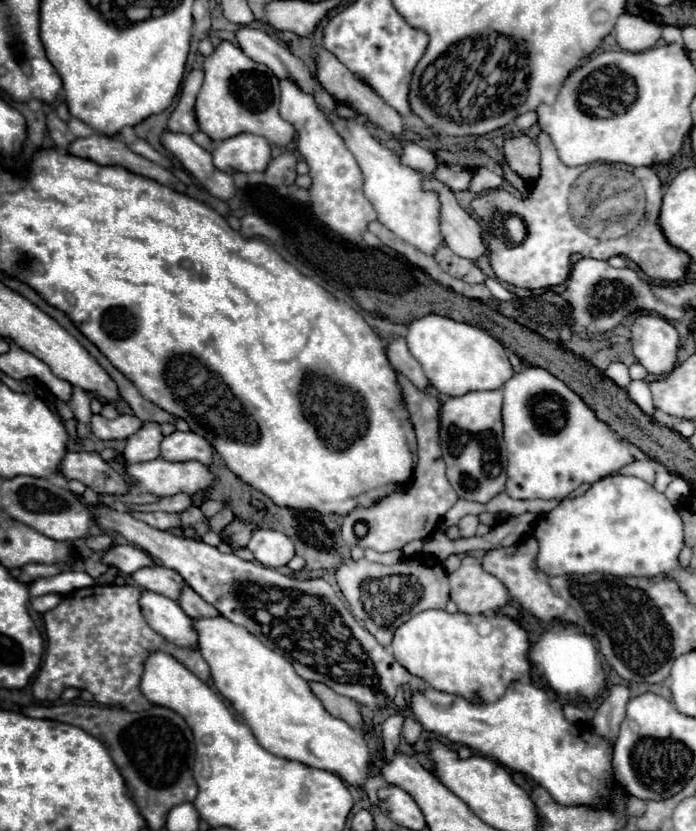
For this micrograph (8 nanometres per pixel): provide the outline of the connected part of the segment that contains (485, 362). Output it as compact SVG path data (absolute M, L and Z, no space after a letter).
M427 314L413 320L407 330L409 352L423 366L429 384L447 396L463 396L463 392L473 390L495 390L513 376L513 368L501 342L477 326L455 322L437 314Z

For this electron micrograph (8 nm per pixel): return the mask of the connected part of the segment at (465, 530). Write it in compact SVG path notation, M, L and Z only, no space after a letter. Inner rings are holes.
M465 516L465 518L459 522L461 536L463 536L463 538L467 538L467 536L475 536L477 526L479 526L479 518L477 518L477 516Z

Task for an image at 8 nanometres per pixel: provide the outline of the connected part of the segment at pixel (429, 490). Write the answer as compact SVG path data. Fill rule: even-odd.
M399 376L399 384L403 388L403 396L405 396L405 404L407 410L411 414L411 422L415 424L417 430L417 442L419 442L419 460L417 460L417 468L413 472L413 480L411 484L401 490L401 492L393 492L387 498L379 500L375 506L371 508L357 508L355 512L351 512L349 516L343 518L343 542L349 548L371 548L375 552L391 552L391 550L401 550L405 544L413 542L413 540L423 540L427 538L431 532L435 532L435 528L439 526L439 520L443 520L445 512L459 500L459 496L455 494L455 490L451 488L447 476L445 476L445 464L443 464L443 456L441 456L441 448L439 448L439 402L437 398L419 392L405 376ZM357 522L365 522L367 524L367 534L363 538L359 538L353 530L353 526Z

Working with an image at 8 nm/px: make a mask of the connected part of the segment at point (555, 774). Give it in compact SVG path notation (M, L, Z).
M515 682L507 688L507 692L501 700L497 700L495 704L485 704L485 706L473 706L473 704L465 702L463 698L451 696L451 694L445 694L445 692L439 692L433 688L425 688L423 692L413 692L411 704L397 708L397 712L405 718L411 716L427 732L439 734L453 744L469 746L487 758L495 758L509 770L527 774L537 784L541 784L553 796L553 800L559 804L603 806L611 794L611 780L613 780L613 766L611 766L613 748L611 748L611 744L605 742L603 738L599 738L597 734L593 734L587 726L583 726L585 730L581 730L579 726L569 724L563 718L561 704L557 700L553 700L545 690L541 690L533 684Z

